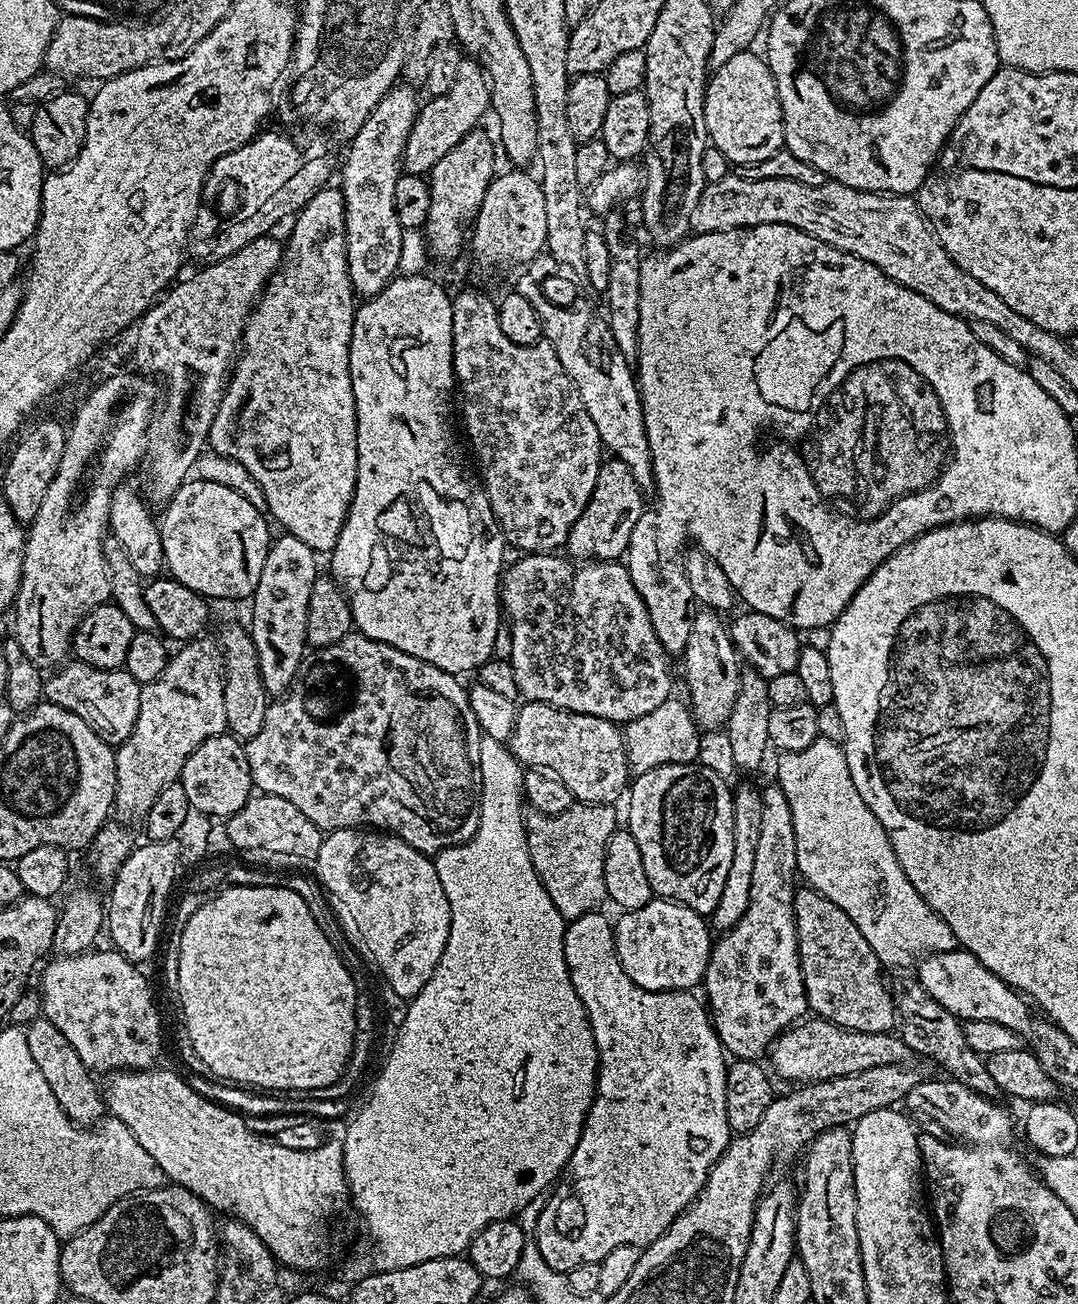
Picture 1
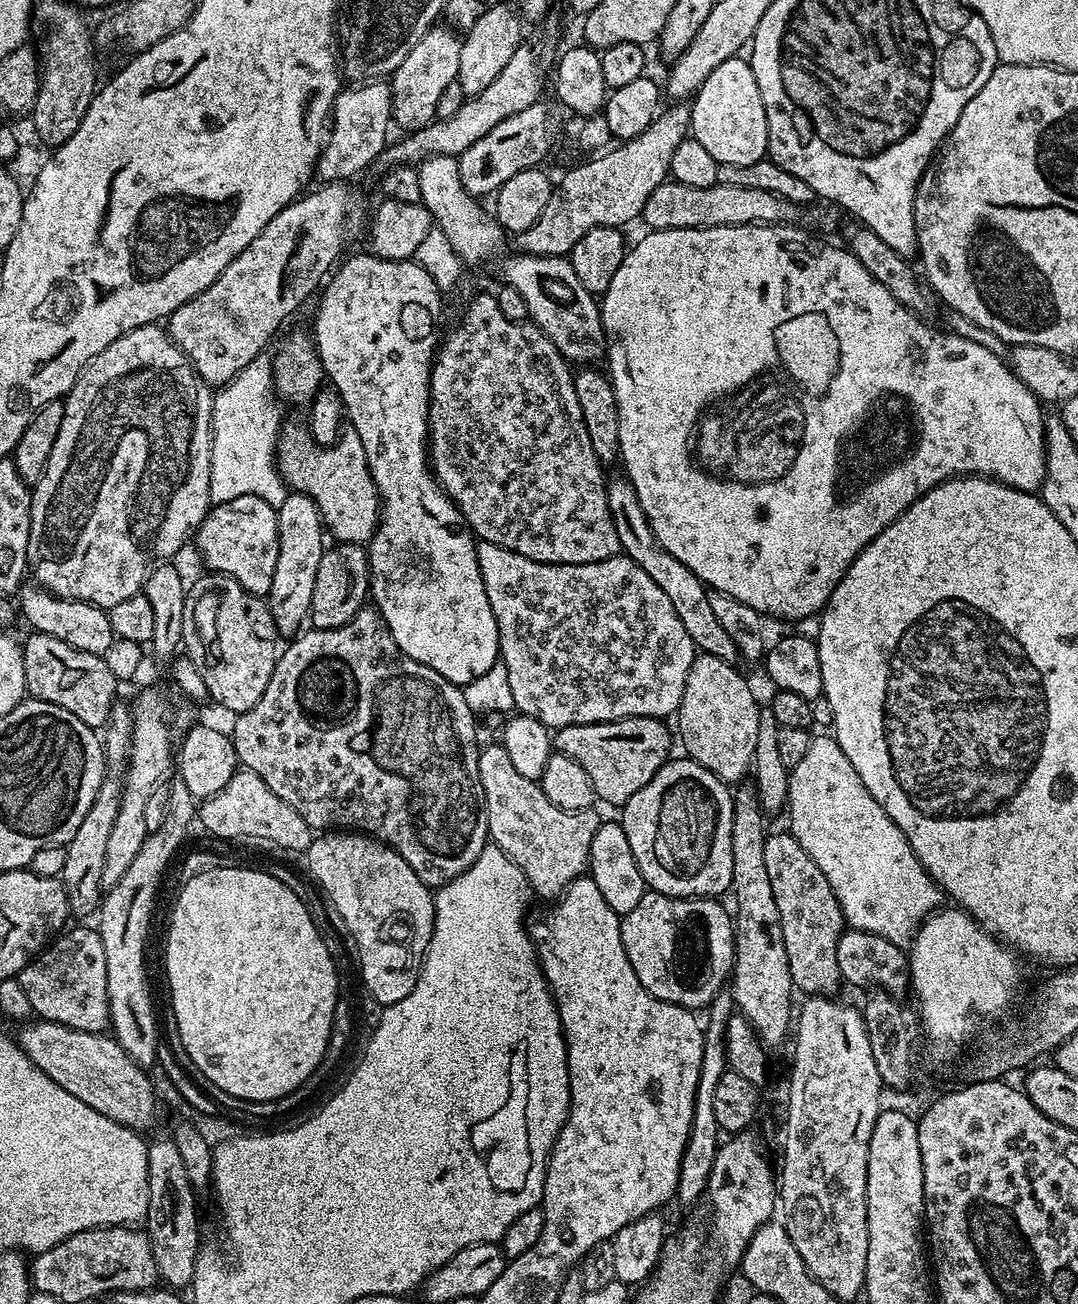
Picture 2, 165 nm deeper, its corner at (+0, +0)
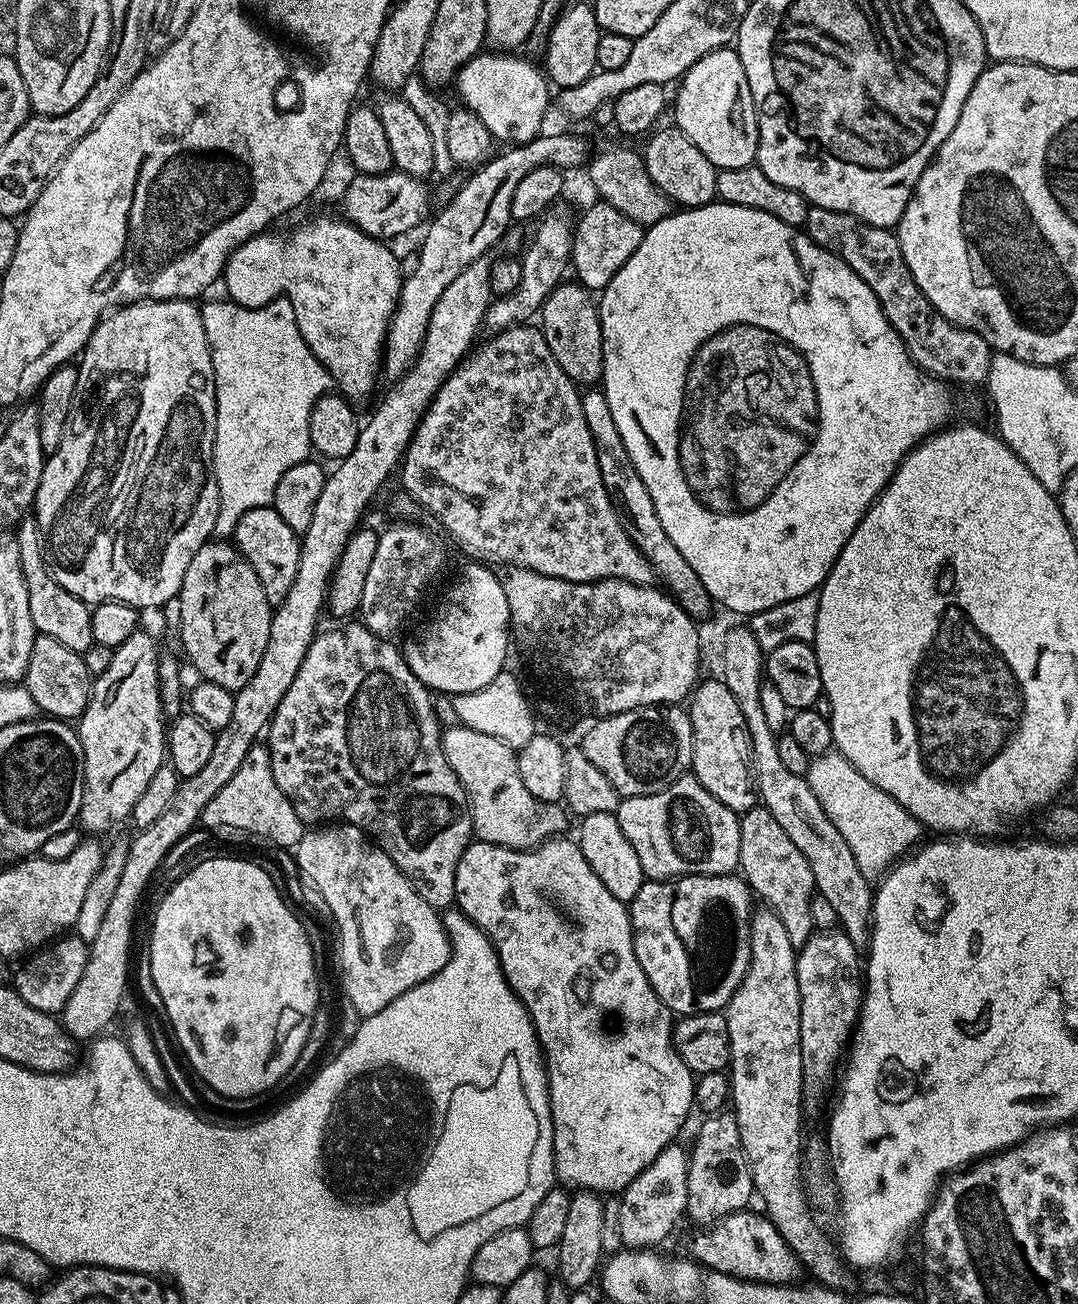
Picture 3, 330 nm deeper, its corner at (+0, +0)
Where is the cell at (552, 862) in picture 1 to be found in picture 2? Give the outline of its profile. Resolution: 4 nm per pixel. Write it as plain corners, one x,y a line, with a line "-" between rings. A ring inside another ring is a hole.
503,743
483,745
480,748
480,757
478,758
478,778
482,782
482,790
484,791
484,805
486,806
486,814
488,815
488,838
491,843
498,846
498,850
502,850
502,854
506,854
506,858
510,858
510,862
514,862
514,866
518,866
518,870
522,870
522,874
526,874
529,889
533,893
536,892
542,899
548,900
544,902
552,902
564,895
564,891
572,885
575,880
588,872
588,859
590,858
590,842
594,842
594,834
598,830
598,826
602,822
601,817
595,816
592,808
586,810
558,810
558,806
554,806
554,802
550,802
550,798
546,798
546,794
542,794
539,783
525,778
523,774
518,774
518,770
514,770
514,765
510,763
510,758
506,754

